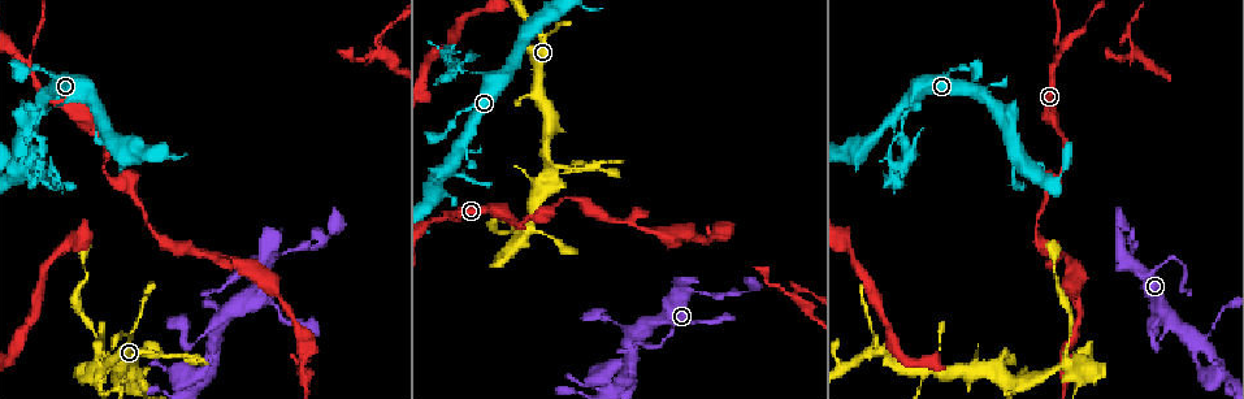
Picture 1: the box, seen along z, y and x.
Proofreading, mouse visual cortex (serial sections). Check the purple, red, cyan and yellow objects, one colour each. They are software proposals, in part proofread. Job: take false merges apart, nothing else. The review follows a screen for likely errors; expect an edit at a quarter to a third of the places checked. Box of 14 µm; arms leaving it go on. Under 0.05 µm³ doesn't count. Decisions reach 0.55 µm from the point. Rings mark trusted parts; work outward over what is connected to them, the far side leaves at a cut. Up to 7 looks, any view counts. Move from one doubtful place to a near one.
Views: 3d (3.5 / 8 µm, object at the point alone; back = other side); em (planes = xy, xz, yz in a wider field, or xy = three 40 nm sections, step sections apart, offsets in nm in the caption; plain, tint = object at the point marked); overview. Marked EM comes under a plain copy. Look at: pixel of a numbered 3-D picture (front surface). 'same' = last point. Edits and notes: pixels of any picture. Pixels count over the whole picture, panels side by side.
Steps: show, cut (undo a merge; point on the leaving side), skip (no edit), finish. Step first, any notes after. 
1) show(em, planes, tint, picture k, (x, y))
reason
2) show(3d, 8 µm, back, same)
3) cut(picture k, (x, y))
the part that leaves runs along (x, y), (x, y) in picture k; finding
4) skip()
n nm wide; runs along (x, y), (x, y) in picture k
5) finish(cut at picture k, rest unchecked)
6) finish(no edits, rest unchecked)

show(3d, 3.5 µm, picture 1, (30, 61))
side arm on a straight run

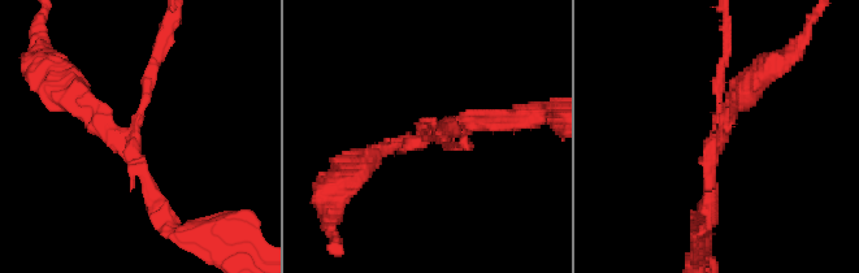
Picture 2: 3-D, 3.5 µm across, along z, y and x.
show(em, xy, step 5, tint, picture 2, (129, 139))
3 arms; arms of 150, 200, 200 nm

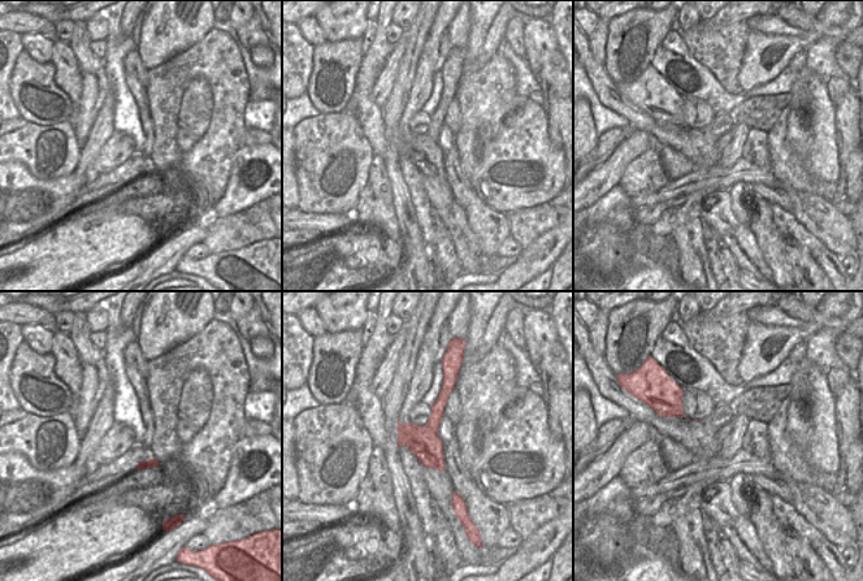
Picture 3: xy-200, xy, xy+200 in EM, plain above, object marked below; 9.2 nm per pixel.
skip()
runs along (165, 217), (133, 144), (65, 89) in picture 2; all the same cell

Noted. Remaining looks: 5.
show(3d, 8 µm, picture 1, (119, 183))
thick turns thin

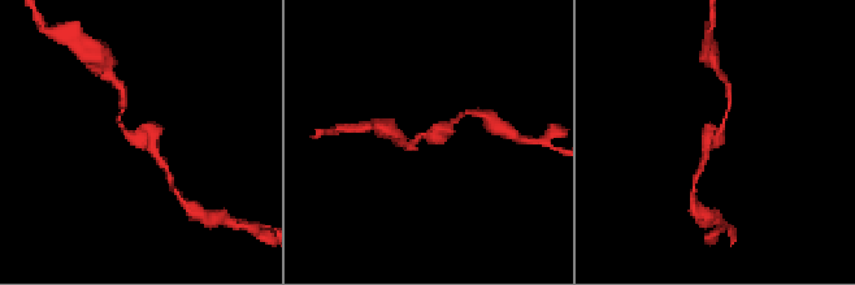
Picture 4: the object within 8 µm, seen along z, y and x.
show(em, xy, step 1, tint, picture 4, (716, 142))
now the EM

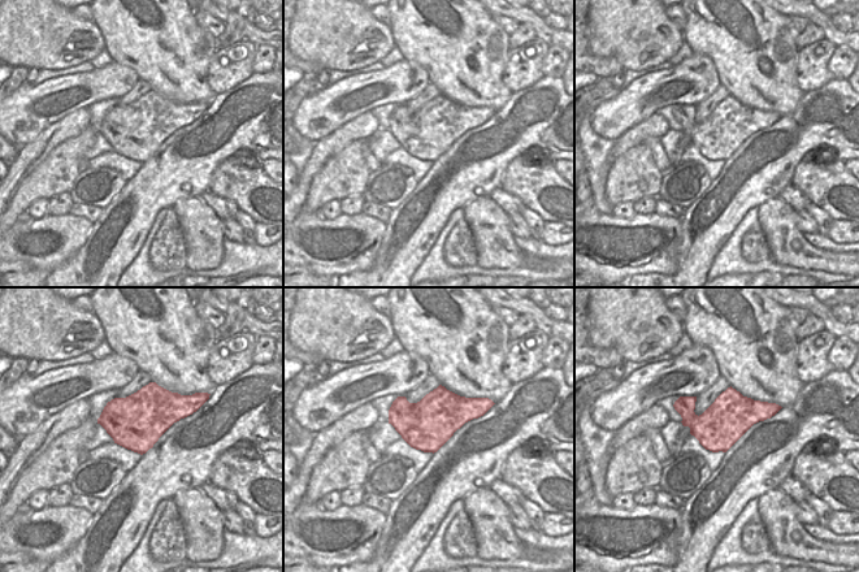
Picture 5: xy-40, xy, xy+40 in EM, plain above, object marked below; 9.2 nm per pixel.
skip()
runs along (121, 113), (122, 129), (160, 162) in picture 4; one cell here

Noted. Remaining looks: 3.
show(3d, 3.5 µm, picture 1, (57, 106))
a narrow waist

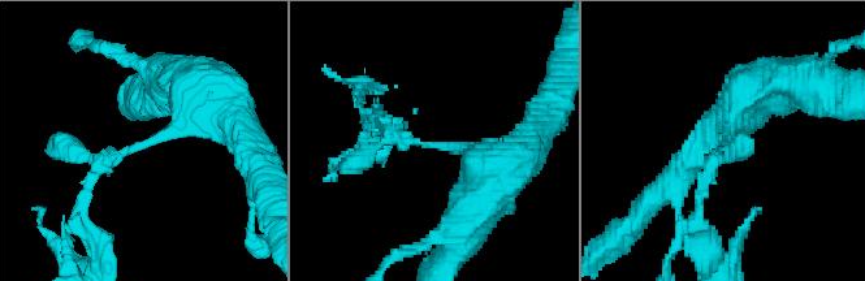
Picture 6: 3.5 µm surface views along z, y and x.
show(em, xy, step 2, tint, picture 6, (133, 145))

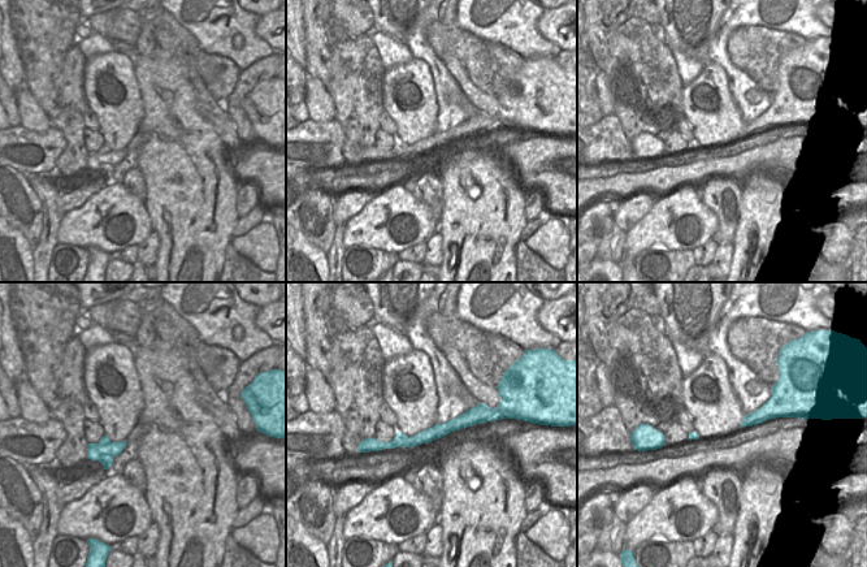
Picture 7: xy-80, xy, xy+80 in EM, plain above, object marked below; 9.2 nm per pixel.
cut(picture 6, (83, 199))
130 nm wide; border along (89, 448), (113, 457) in picture 7; a second cell is stuck on

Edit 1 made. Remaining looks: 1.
finish(cut at picture 6, rest unchecked)

